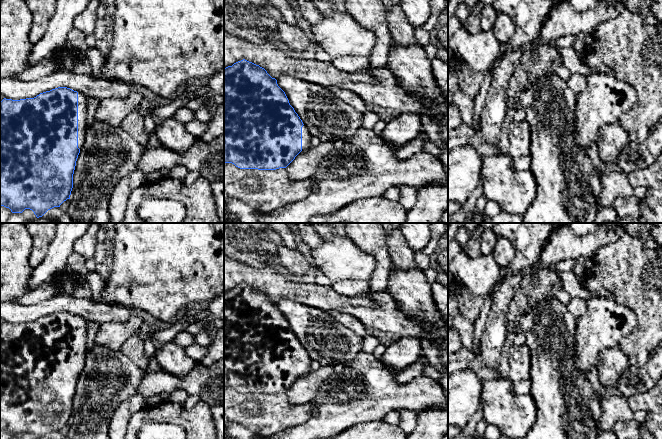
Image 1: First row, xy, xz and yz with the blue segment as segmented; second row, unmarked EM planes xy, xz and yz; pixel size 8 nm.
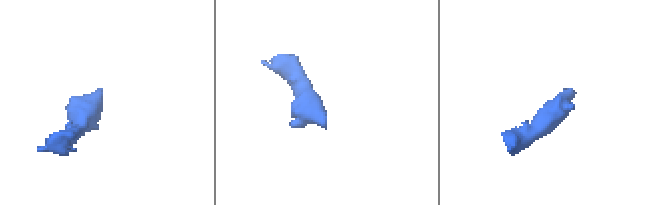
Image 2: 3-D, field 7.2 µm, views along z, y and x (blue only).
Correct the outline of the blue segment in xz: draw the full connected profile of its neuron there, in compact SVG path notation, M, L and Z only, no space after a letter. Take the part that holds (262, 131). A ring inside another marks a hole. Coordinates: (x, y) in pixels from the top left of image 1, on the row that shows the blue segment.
M245 59L224 68L224 163L232 163L240 169L286 168L302 150L311 147L311 138L277 80L264 68Z

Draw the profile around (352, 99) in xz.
M329 87L329 90L332 91L338 98L343 100L348 105L354 107L362 115L366 111L366 103L355 93L352 93L349 90L343 90L338 87Z

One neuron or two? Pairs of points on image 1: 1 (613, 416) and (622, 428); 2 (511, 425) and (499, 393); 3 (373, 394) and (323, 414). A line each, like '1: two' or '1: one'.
1: two
2: one
3: one

